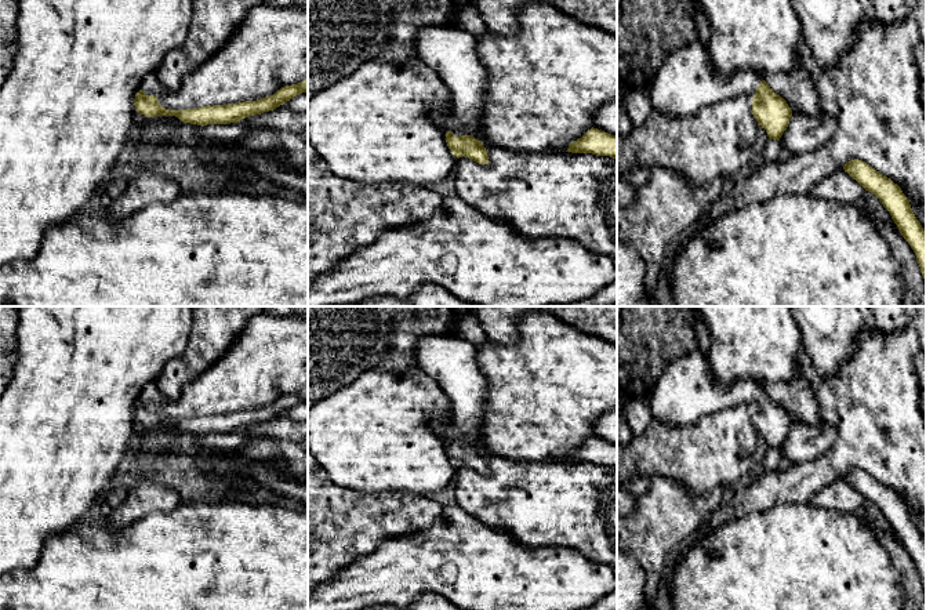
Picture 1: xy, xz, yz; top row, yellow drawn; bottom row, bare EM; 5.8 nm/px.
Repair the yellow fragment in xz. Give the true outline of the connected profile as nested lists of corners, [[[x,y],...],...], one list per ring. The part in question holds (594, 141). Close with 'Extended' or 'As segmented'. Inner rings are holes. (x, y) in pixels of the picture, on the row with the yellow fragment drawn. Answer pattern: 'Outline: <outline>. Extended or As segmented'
Outline: [[[592,127],[581,138],[570,144],[566,152],[592,153],[617,159],[617,135]]]. As segmented

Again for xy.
Outline: [[[149,73],[135,94],[135,110],[146,117],[175,116],[184,123],[207,126],[207,124],[230,124],[242,119],[273,110],[294,97],[308,91],[308,77],[293,86],[277,90],[273,95],[239,104],[201,106],[195,109],[173,110],[163,108],[157,98],[167,92],[167,88],[157,79],[156,73]]]. Extended

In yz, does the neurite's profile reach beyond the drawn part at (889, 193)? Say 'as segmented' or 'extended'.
as segmented

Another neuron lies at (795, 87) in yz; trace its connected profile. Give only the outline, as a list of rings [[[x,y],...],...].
[[[798,61],[788,73],[758,73],[770,88],[787,102],[792,104],[798,112],[817,116],[822,112],[817,84],[809,77],[809,72]]]

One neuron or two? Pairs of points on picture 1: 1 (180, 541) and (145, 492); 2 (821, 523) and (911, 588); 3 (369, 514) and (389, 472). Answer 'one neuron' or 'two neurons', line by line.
1: two neurons
2: two neurons
3: two neurons

